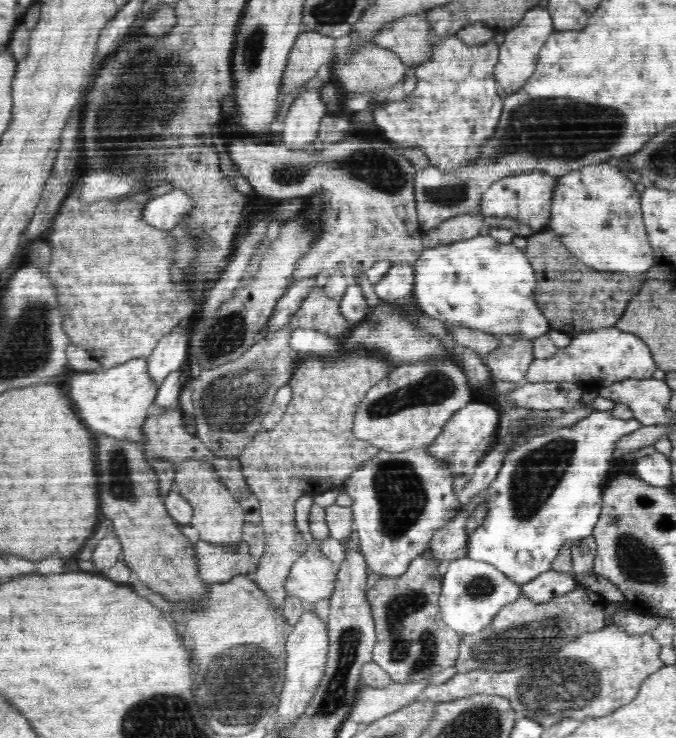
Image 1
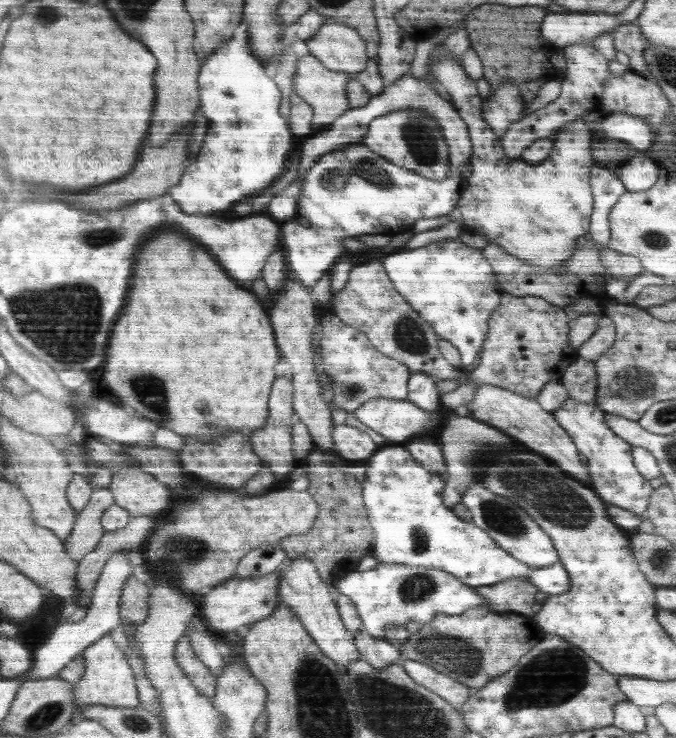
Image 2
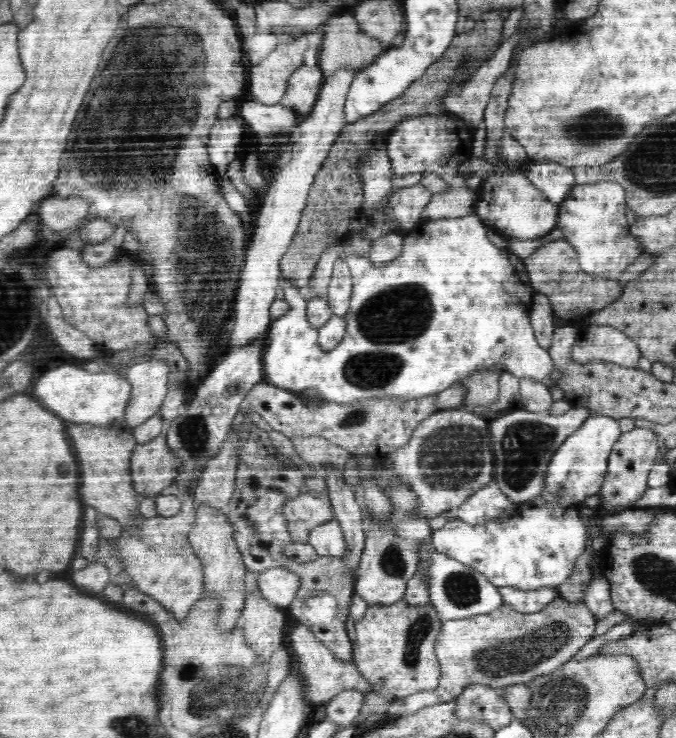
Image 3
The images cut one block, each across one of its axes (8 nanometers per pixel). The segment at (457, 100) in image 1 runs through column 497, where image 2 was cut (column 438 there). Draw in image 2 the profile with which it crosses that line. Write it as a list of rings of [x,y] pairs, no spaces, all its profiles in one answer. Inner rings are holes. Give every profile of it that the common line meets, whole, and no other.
[[[464,29],[456,30],[456,32],[450,34],[442,43],[434,46],[434,49],[430,51],[428,58],[430,62],[426,66],[426,79],[415,78],[411,72],[408,72],[402,79],[396,79],[395,83],[387,86],[378,96],[371,96],[370,100],[364,106],[352,108],[351,111],[344,112],[344,115],[341,115],[330,126],[320,130],[318,134],[312,134],[303,139],[299,161],[300,169],[298,170],[297,177],[279,195],[272,197],[272,200],[268,203],[268,212],[270,212],[273,218],[287,222],[296,214],[300,200],[300,183],[302,183],[302,177],[308,173],[308,169],[316,164],[322,155],[326,155],[334,149],[342,149],[342,147],[362,142],[364,135],[370,130],[369,124],[374,119],[388,114],[388,112],[396,110],[420,110],[422,114],[434,118],[436,124],[440,124],[440,130],[442,130],[444,140],[448,144],[448,152],[451,152],[452,168],[456,171],[456,167],[470,162],[474,149],[472,148],[471,136],[468,136],[468,130],[466,130],[466,124],[464,124],[464,120],[460,120],[461,116],[459,112],[454,110],[454,106],[440,96],[438,81],[430,73],[430,66],[438,64],[444,54],[452,56],[452,60],[456,60],[456,62],[461,62],[462,58],[464,58],[464,52],[467,52],[468,48],[470,48],[468,32]]]

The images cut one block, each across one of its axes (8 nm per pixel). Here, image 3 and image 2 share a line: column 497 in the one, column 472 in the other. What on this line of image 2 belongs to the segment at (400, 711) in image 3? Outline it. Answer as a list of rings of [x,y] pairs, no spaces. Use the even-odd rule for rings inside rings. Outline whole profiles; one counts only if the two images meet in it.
[[[470,608],[460,614],[436,614],[418,632],[400,644],[398,664],[415,660],[449,675],[470,688],[486,686],[494,677],[507,673],[540,640],[545,632],[536,624],[533,614],[496,613],[484,608]]]

